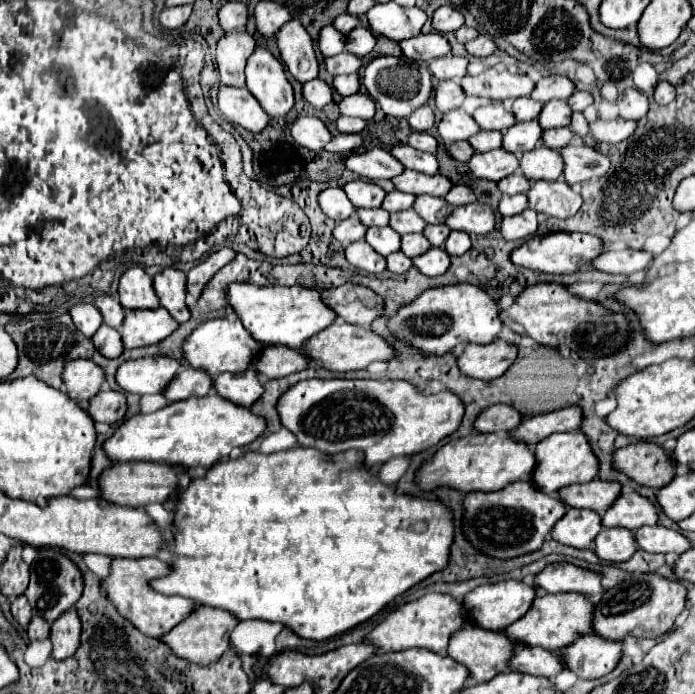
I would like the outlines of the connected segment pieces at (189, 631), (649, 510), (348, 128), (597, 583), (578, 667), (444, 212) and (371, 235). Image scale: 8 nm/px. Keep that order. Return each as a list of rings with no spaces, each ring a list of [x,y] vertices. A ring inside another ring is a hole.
[[[198,606],[194,614],[190,614],[186,620],[182,620],[176,628],[172,628],[166,636],[162,636],[162,640],[182,658],[200,664],[200,666],[208,666],[216,660],[220,660],[220,656],[230,648],[230,634],[234,630],[234,626],[240,620],[232,620],[232,616],[228,616],[228,612],[220,612],[220,608],[208,608],[208,606]]]
[[[638,492],[622,494],[612,508],[602,516],[604,526],[622,526],[630,530],[638,530],[640,526],[656,526],[658,524],[658,508],[646,496]]]
[[[340,116],[340,118],[336,120],[336,128],[338,128],[340,132],[362,132],[362,130],[364,130],[364,126],[366,126],[366,122],[364,122],[364,120],[360,120],[360,118]]]
[[[570,562],[548,564],[536,578],[534,586],[546,592],[580,592],[588,596],[602,596],[606,588],[602,586],[604,574],[580,568]]]
[[[586,634],[570,644],[562,658],[566,668],[574,670],[580,678],[602,678],[618,666],[622,654],[622,642]]]
[[[418,196],[414,210],[428,222],[428,224],[444,224],[450,212],[454,210],[452,204],[448,204],[444,198],[434,198],[434,196]]]
[[[368,228],[366,232],[368,244],[382,256],[388,256],[400,250],[400,234],[392,232],[392,228]]]

